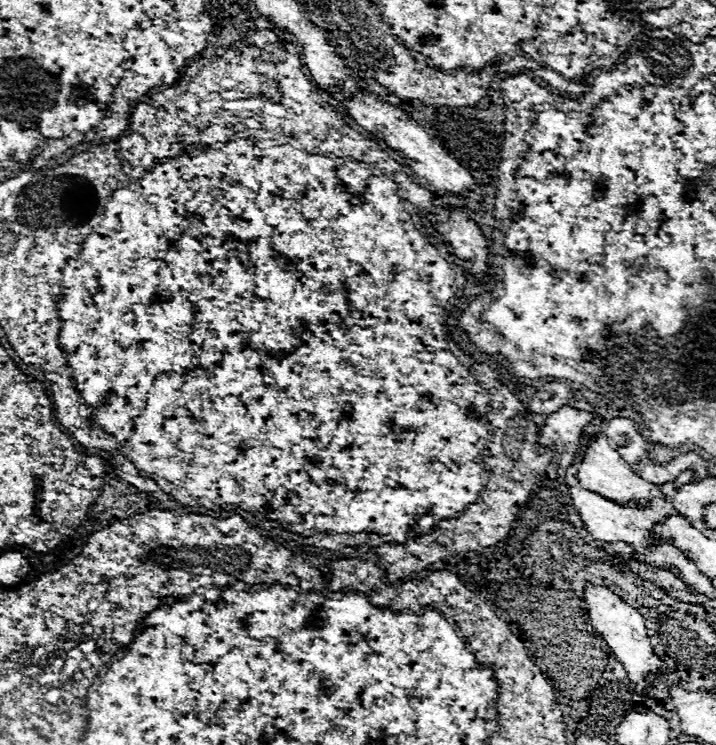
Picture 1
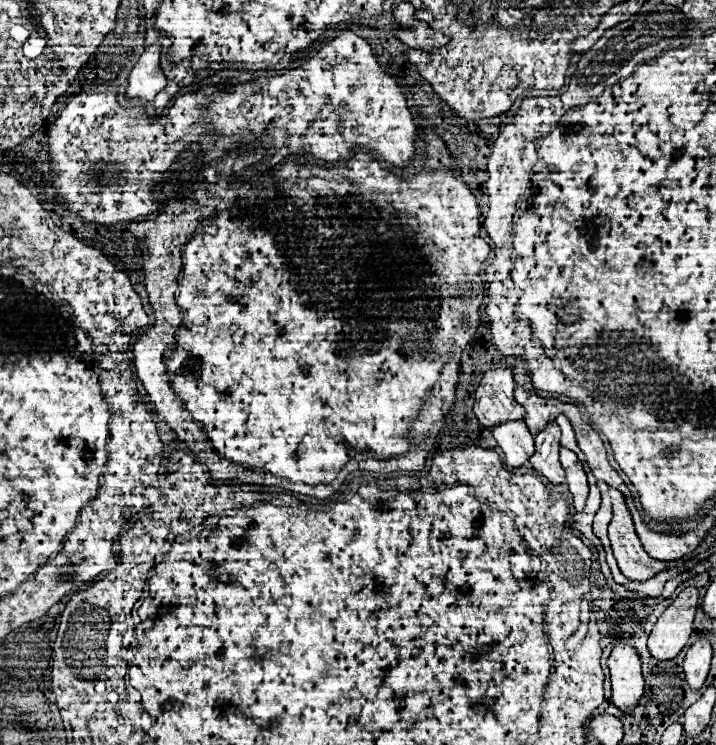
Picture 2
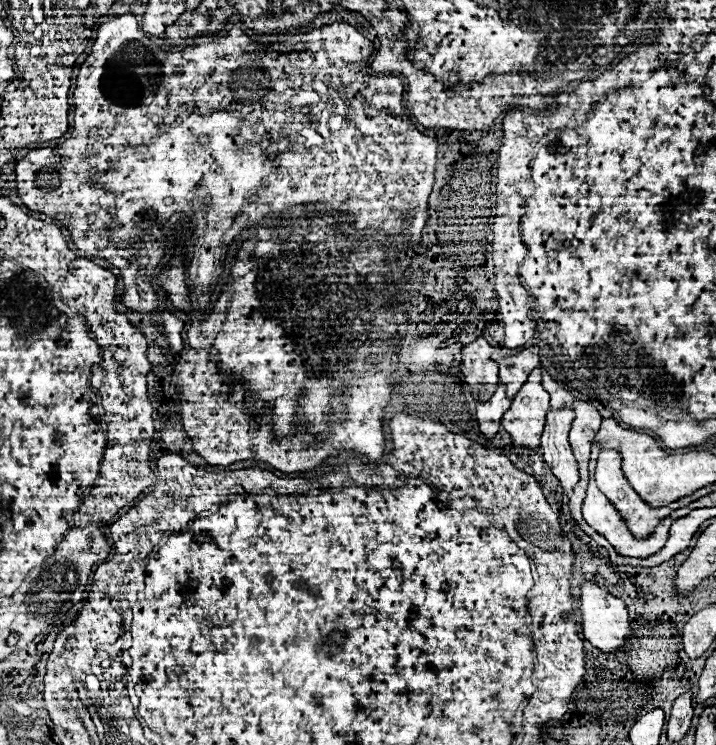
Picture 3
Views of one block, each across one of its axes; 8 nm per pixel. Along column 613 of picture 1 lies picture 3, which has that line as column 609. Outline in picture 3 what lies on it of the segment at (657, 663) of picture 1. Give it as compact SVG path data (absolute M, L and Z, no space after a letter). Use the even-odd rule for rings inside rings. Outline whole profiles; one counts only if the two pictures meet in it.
M584 580L580 584L580 614L582 614L582 628L586 640L590 640L596 648L602 652L614 652L618 650L624 640L632 634L630 622L628 622L628 610L620 598L600 588L594 580Z

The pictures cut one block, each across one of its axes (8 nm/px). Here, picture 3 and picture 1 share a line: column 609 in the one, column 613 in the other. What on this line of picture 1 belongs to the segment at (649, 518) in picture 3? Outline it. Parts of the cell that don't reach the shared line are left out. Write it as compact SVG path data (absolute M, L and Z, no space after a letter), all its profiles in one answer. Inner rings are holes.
M600 432L596 438L590 440L590 446L586 448L586 454L584 454L584 462L578 468L578 480L580 480L580 484L584 484L584 488L588 488L592 492L600 492L600 496L608 496L618 502L636 498L640 504L644 504L654 494L658 494L658 490L652 484L648 484L646 480L636 476L636 472L632 472L632 468L618 456L618 452L610 448L604 432Z

